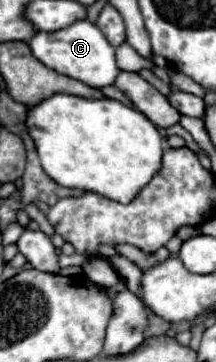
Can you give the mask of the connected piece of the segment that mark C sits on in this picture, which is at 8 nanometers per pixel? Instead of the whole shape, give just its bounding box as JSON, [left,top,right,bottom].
[28,20,120,88]

